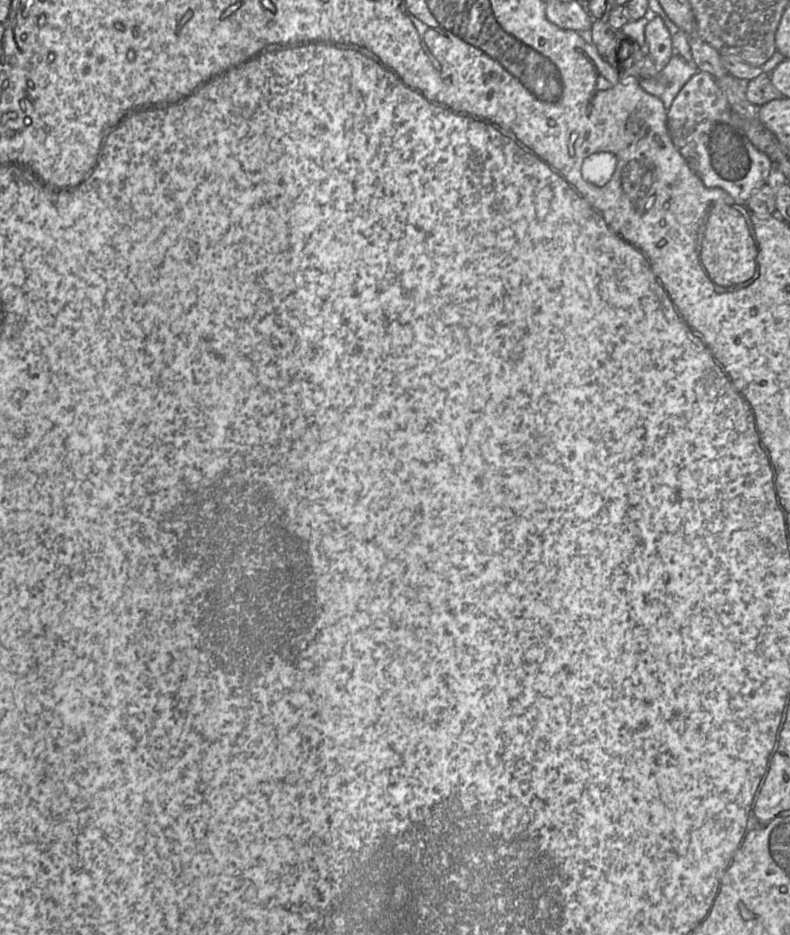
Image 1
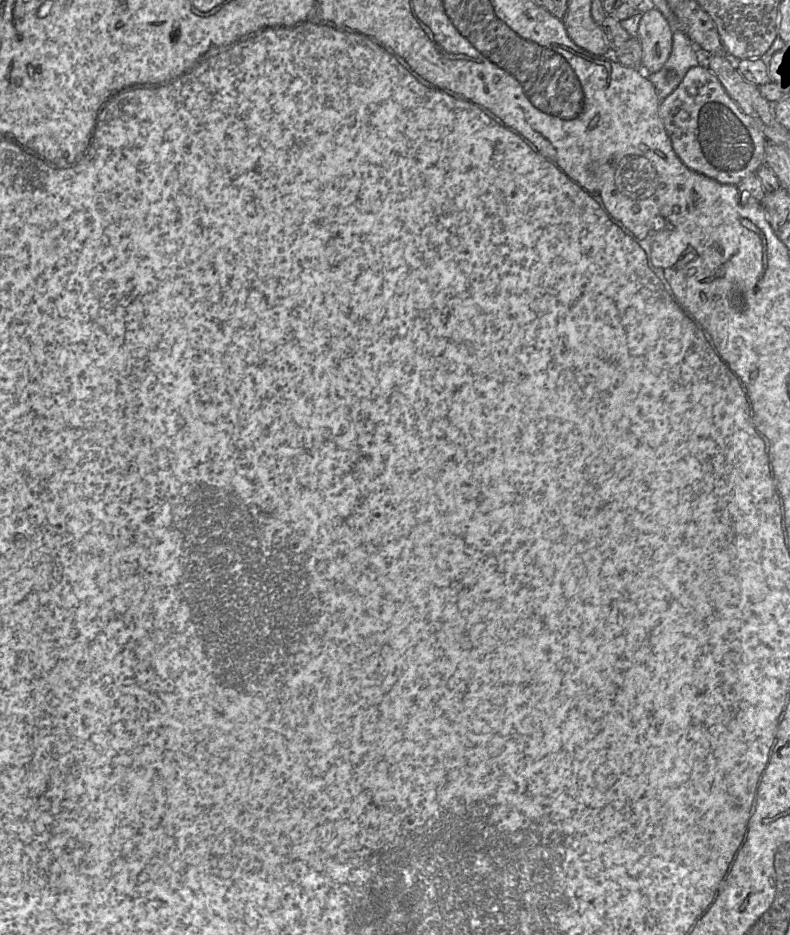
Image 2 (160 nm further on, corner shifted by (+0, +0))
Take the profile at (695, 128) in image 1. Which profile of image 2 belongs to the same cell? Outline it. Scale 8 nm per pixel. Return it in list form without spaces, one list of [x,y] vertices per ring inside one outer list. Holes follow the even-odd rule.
[[[706,65],[692,67],[687,71],[679,86],[660,102],[659,114],[674,152],[690,170],[720,184],[736,186],[747,176],[755,174],[764,164],[767,139],[753,119],[730,98],[718,78]]]

